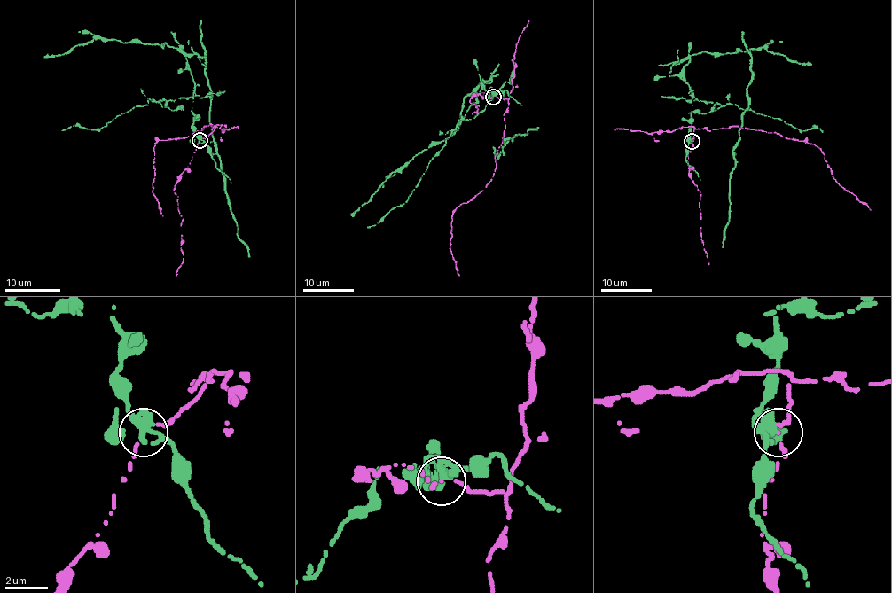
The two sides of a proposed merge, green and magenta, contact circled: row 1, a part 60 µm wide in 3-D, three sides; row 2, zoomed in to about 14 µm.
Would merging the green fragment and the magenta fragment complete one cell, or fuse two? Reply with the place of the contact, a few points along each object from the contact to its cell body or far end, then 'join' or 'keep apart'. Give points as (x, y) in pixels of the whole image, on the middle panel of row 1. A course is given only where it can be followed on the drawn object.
place (493, 97); course green (492, 95), (482, 89), (467, 95), (455, 132), (391, 174), (352, 216); course magenta (492, 97), (507, 100), (503, 144), (495, 156), (496, 168), (491, 181), (452, 214), (449, 240), (459, 276); keep apart

